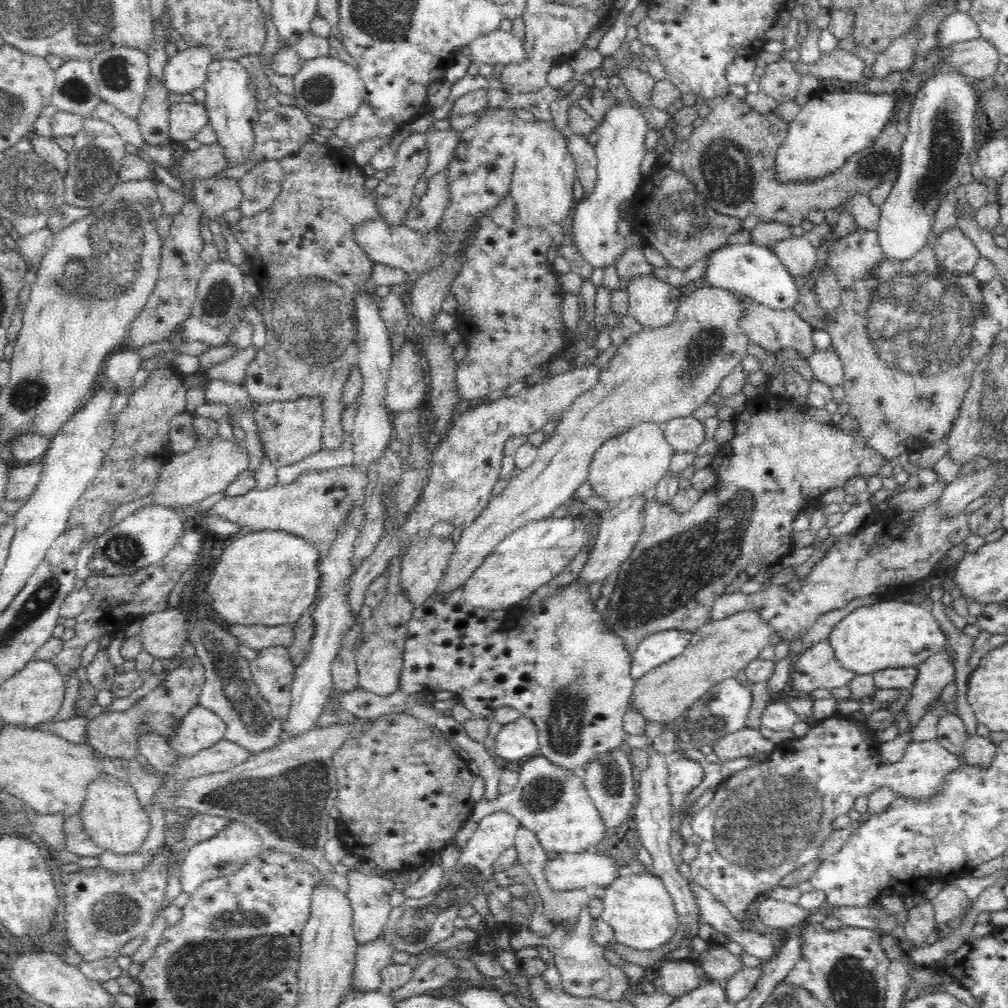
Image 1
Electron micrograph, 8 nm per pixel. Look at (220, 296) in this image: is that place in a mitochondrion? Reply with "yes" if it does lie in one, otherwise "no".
yes

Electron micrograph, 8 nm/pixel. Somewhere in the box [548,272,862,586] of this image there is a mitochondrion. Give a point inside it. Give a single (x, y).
(708, 342)

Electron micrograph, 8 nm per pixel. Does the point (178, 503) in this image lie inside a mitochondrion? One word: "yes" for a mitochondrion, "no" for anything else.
no

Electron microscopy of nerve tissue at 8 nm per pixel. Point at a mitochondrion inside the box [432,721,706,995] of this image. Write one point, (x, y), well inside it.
(541, 795)

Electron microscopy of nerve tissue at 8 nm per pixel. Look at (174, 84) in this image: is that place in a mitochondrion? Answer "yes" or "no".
no

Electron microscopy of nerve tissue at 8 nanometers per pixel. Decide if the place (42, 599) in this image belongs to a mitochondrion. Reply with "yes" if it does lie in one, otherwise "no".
yes

